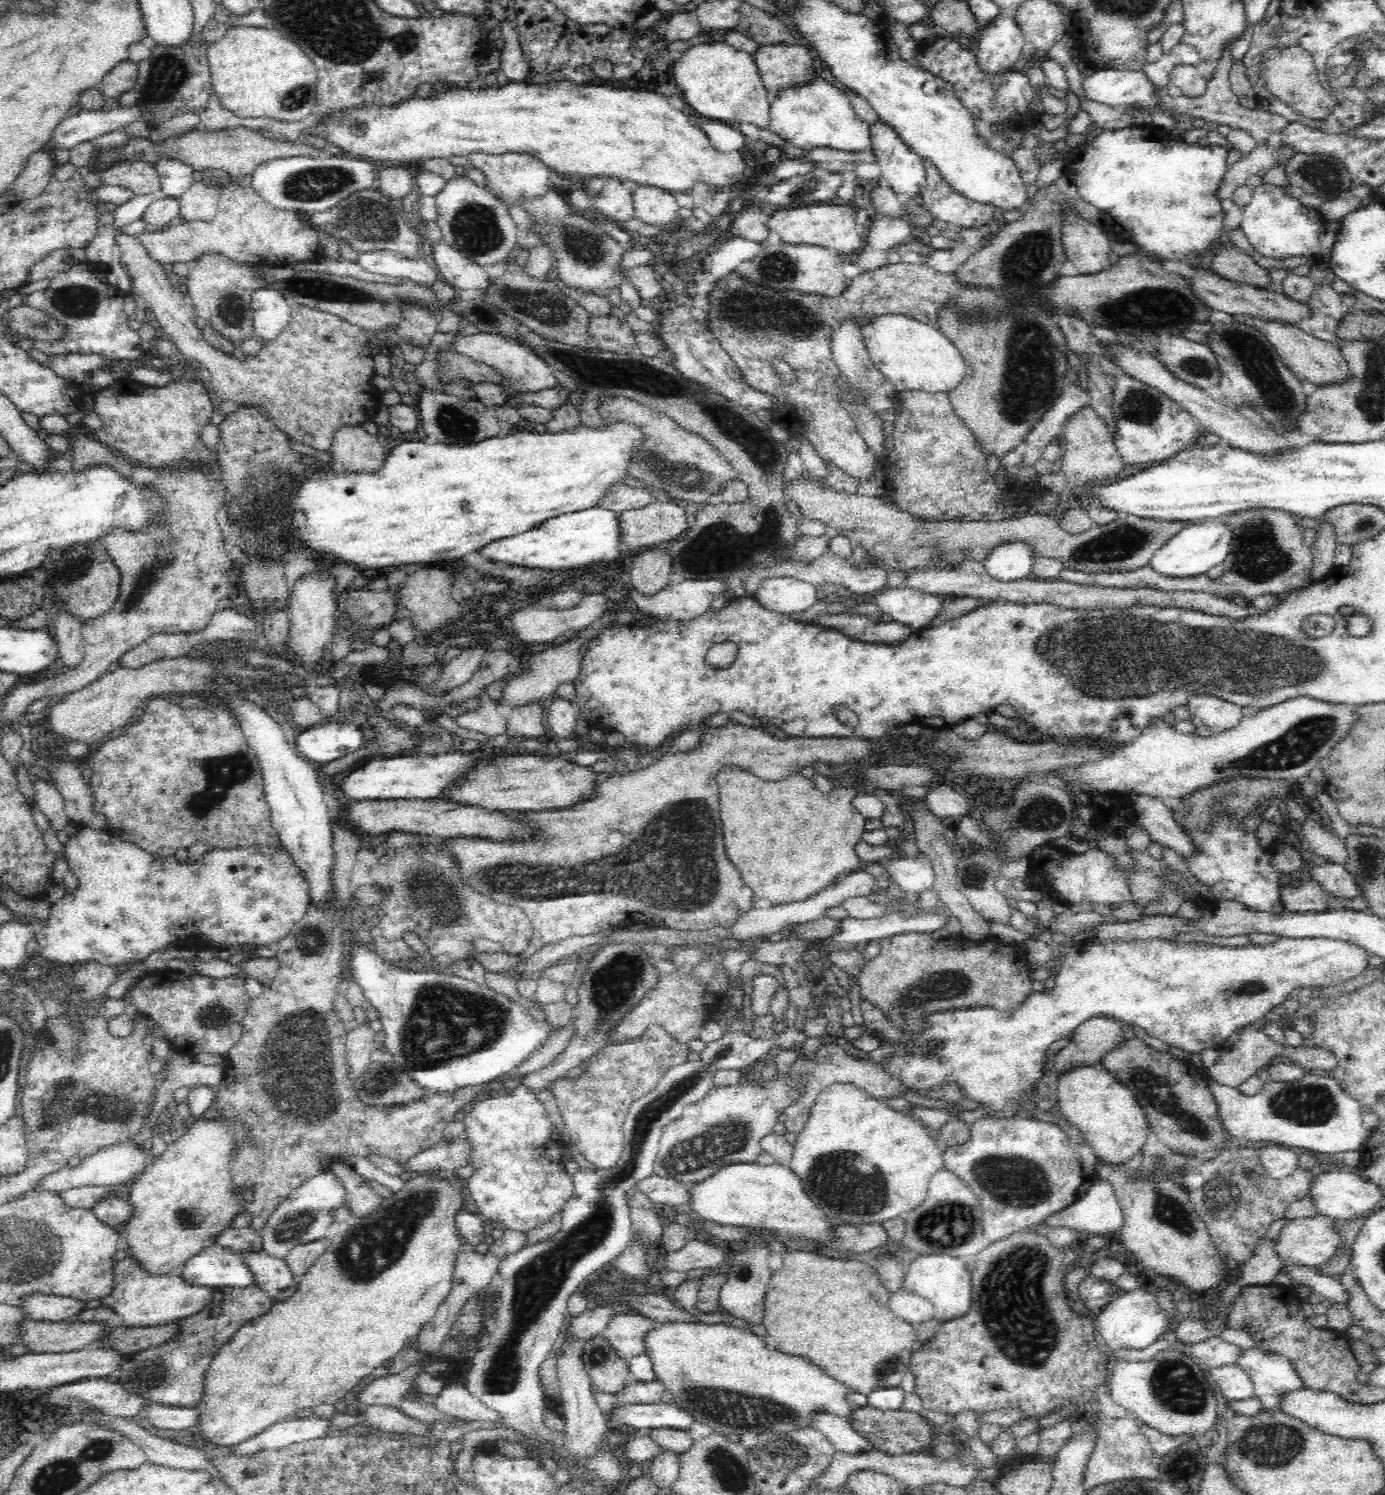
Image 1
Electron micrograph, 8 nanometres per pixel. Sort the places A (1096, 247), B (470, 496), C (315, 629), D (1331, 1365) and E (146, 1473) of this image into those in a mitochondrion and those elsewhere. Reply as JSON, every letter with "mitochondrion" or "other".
{"A":"other","B":"other","C":"other","D":"other","E":"other"}

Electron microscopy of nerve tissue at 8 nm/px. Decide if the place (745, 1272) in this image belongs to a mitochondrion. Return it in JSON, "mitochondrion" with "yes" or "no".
{"mitochondrion":"yes"}

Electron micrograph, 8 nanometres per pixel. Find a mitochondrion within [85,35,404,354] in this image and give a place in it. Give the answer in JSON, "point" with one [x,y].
{"point":[314,288]}

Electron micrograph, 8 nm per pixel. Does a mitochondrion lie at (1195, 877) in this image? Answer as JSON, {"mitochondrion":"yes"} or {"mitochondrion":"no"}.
{"mitochondrion":"no"}

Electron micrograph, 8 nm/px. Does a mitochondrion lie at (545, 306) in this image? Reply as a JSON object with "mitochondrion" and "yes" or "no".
{"mitochondrion":"yes"}

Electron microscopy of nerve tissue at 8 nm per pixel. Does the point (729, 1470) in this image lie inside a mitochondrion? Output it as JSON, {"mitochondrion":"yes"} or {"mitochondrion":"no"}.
{"mitochondrion":"yes"}

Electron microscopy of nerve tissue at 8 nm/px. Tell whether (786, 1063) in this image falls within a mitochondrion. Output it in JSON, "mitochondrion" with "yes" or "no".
{"mitochondrion":"no"}

